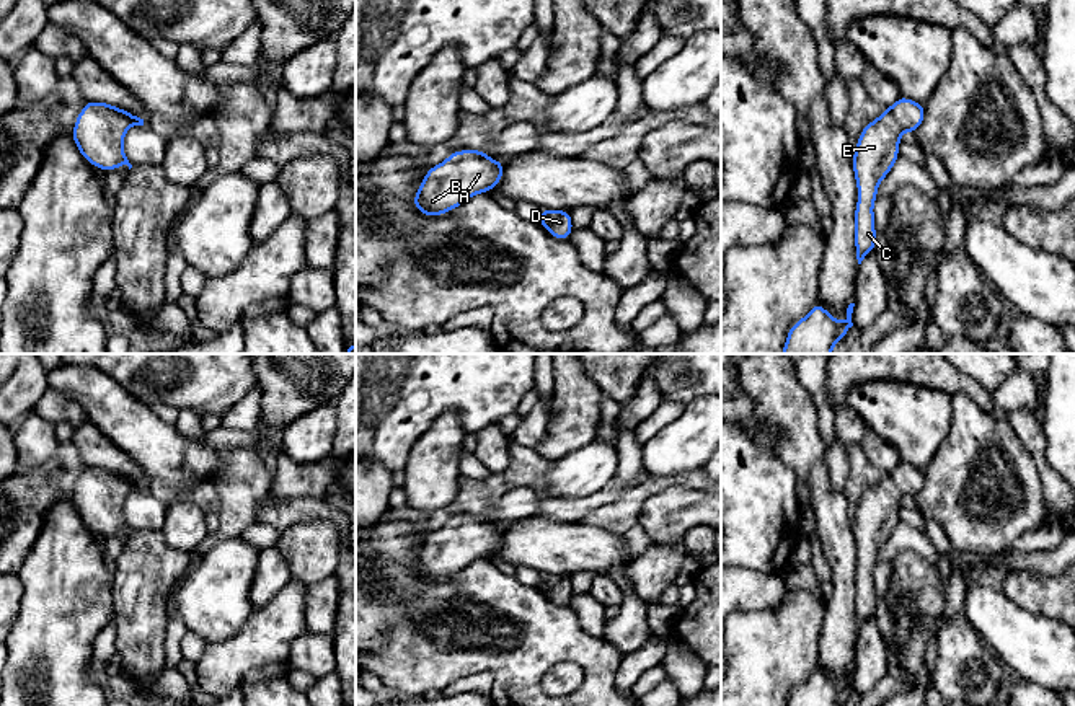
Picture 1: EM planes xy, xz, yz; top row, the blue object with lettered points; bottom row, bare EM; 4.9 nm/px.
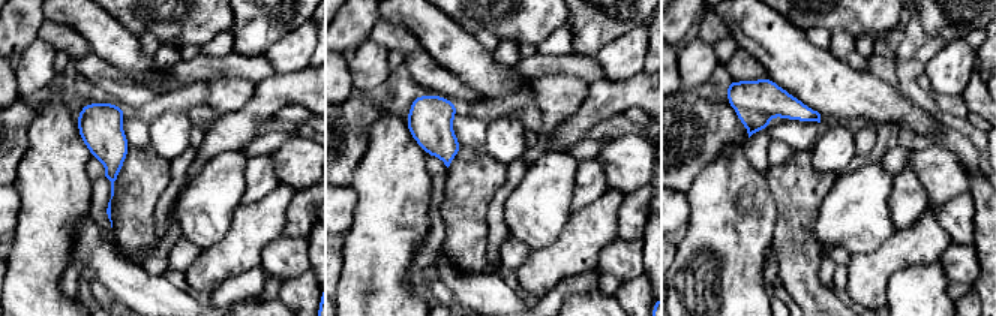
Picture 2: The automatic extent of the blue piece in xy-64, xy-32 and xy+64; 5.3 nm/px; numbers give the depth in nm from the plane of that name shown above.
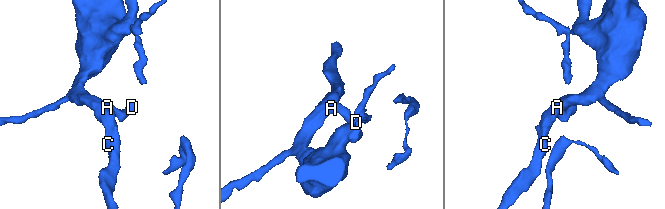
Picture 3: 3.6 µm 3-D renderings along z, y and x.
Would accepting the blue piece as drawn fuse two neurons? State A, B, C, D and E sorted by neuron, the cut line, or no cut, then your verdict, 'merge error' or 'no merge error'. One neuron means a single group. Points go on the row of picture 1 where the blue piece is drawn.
A B C D E; no cut; no merge error

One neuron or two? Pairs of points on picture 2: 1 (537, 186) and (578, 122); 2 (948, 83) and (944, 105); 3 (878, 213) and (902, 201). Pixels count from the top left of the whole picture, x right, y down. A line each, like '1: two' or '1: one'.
1: two
2: two
3: two

